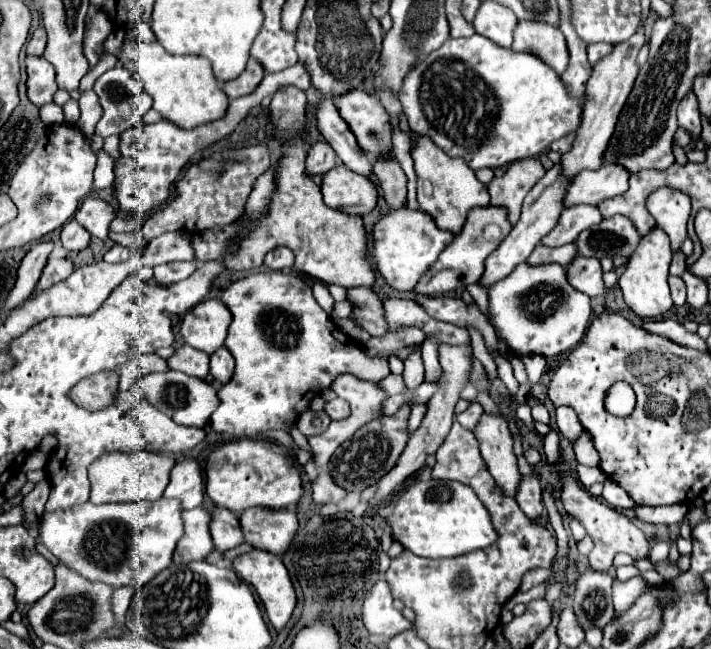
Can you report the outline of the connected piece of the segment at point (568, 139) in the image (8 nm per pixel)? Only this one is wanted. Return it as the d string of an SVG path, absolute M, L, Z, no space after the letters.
M572 132L572 134L568 134L568 136L564 136L564 138L556 140L556 142L552 142L552 144L550 144L550 150L556 150L556 152L560 152L560 154L566 154L566 152L572 148L574 138L576 138L576 132Z

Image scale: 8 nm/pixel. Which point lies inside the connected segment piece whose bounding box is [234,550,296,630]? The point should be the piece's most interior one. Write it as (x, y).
(268, 575)

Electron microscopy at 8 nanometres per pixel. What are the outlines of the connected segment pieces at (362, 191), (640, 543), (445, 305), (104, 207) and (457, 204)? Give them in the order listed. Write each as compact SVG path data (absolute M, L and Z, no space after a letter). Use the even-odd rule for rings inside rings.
M336 166L322 176L322 196L330 208L354 216L372 212L378 202L378 190L374 182L348 170L346 166Z
M558 470L558 480L560 480L560 500L564 504L564 510L570 516L576 516L584 524L586 532L594 538L594 550L588 554L590 566L594 570L602 570L602 572L610 570L612 560L618 552L626 552L634 560L642 560L648 554L646 536L622 512L616 512L612 506L608 506L608 504L600 502L598 498L594 498L586 488L582 488L582 484L570 472Z
M414 296L414 302L418 302L420 306L424 304L424 310L442 322L450 322L450 324L458 324L458 326L466 326L472 324L480 330L485 346L492 357L499 355L496 334L494 326L490 326L488 318L478 310L478 306L468 306L466 302L462 302L460 298L450 298L450 296Z
M86 198L80 208L74 214L74 220L82 224L92 236L98 236L100 240L108 238L110 222L116 218L114 208L98 198Z
M420 136L420 138L422 138L422 146L418 146L418 150L414 150L414 154L412 154L416 174L418 174L420 210L430 214L434 224L440 230L448 230L456 236L456 234L460 234L460 230L466 222L468 210L490 204L488 188L476 178L474 170L468 168L468 164L462 158L450 158L442 150L438 150L438 146L434 146L430 142L430 138L426 138L426 136ZM428 182L430 182L430 190L424 190Z

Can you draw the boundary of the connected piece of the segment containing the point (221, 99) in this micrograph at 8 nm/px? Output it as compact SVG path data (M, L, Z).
M126 40L120 52L120 64L132 72L142 88L152 96L152 108L172 124L190 130L214 120L224 118L228 110L228 98L212 74L212 66L200 56L170 56L158 42L140 44Z

